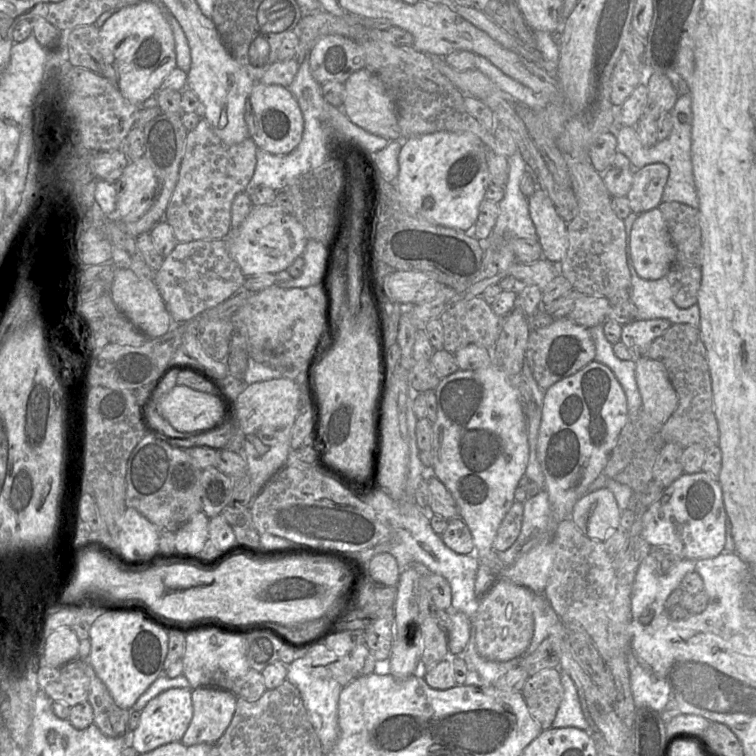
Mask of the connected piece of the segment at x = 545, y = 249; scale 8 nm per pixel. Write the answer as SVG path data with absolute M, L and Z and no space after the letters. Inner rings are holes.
M537 188L527 201L542 256L559 264L565 258L569 246L567 223L556 213L552 201L542 189Z

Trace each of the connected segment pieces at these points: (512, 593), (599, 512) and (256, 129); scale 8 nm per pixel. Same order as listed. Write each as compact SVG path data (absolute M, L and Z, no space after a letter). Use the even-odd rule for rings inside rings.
M503 578L495 582L479 597L479 606L473 619L478 653L485 659L506 662L522 658L534 634L533 599L536 593L527 587Z
M607 488L597 489L584 494L573 506L570 519L581 532L590 539L604 542L607 536L620 527L620 510L613 493Z
M255 82L245 103L244 119L257 148L272 154L288 154L300 143L304 117L297 99L287 87Z

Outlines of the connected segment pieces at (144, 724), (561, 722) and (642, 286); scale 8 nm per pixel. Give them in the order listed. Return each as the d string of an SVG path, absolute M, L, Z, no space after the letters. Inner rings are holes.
M171 688L152 698L140 711L137 728L133 731L132 748L138 755L148 753L162 745L181 742L192 719L191 688Z
M561 671L564 696L552 723L553 728L575 727L589 731L589 724L582 712L577 689L570 676Z
M633 211L625 218L624 225L627 235L627 265L631 282L629 286L630 301L638 310L638 319L665 319L671 324L689 324L698 327L700 312L697 305L681 309L672 300L672 289L666 277L657 280L645 280L641 278L634 267L628 250L628 237L638 214Z

